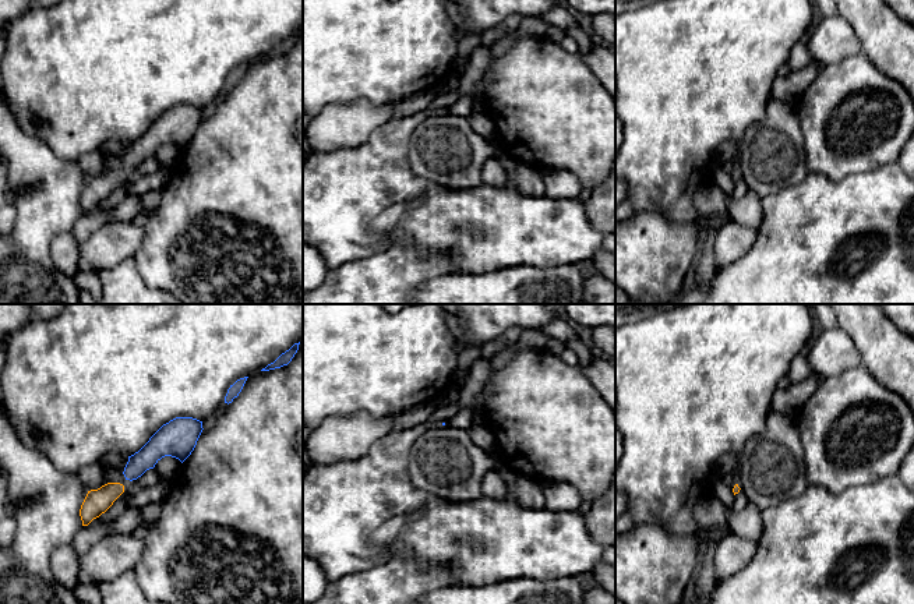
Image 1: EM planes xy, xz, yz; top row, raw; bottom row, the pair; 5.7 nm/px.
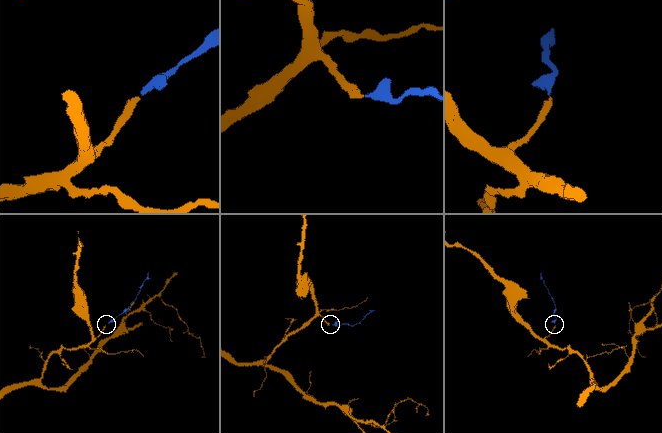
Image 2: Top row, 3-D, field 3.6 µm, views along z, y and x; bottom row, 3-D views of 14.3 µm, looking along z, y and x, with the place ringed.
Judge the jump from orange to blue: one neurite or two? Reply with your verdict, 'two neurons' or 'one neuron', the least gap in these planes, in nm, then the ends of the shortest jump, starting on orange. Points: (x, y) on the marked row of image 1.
one neuron; 40 nm apart; from orange across xy (122, 484), (126, 479)

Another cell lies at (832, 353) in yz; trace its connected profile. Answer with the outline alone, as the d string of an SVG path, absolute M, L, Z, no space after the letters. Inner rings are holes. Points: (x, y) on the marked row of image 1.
M840 328L822 329L807 350L808 363L821 379L832 378L861 365L860 353L851 338Z

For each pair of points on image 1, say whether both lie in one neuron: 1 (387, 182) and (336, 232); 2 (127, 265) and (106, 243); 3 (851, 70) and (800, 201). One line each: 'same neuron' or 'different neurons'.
1: same neuron
2: different neurons
3: different neurons

